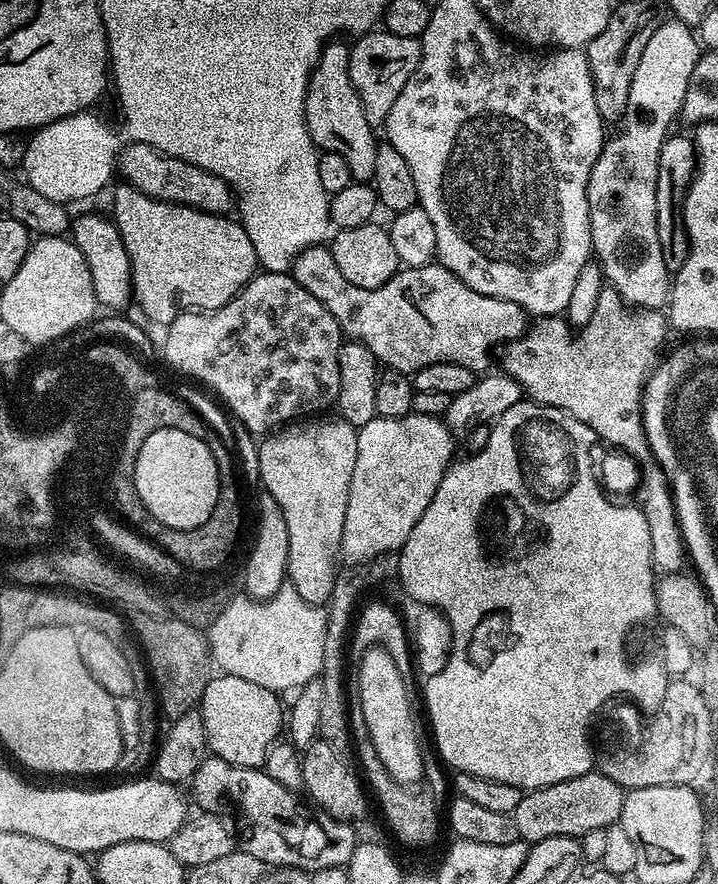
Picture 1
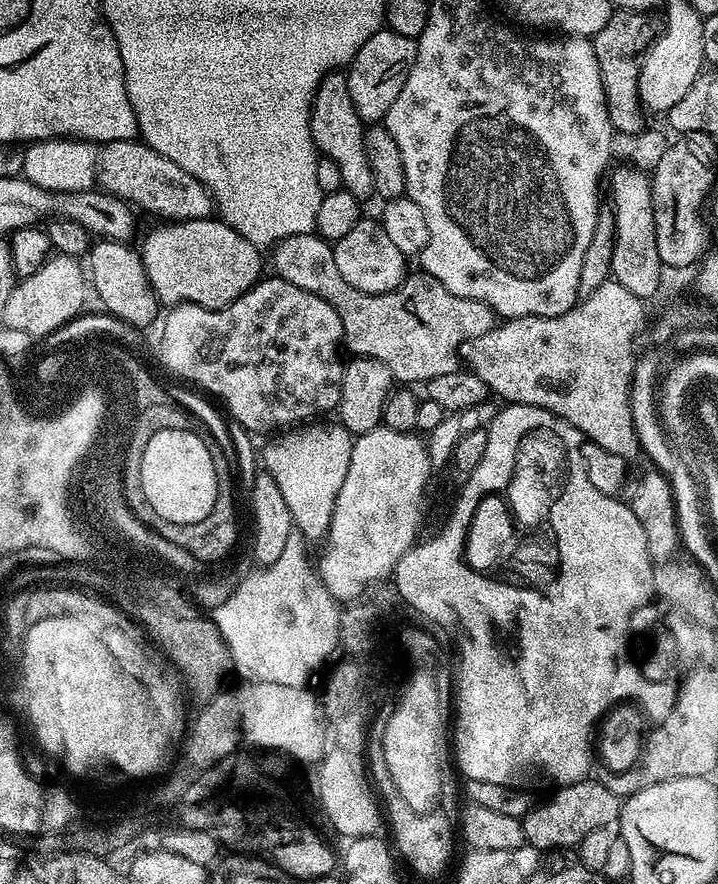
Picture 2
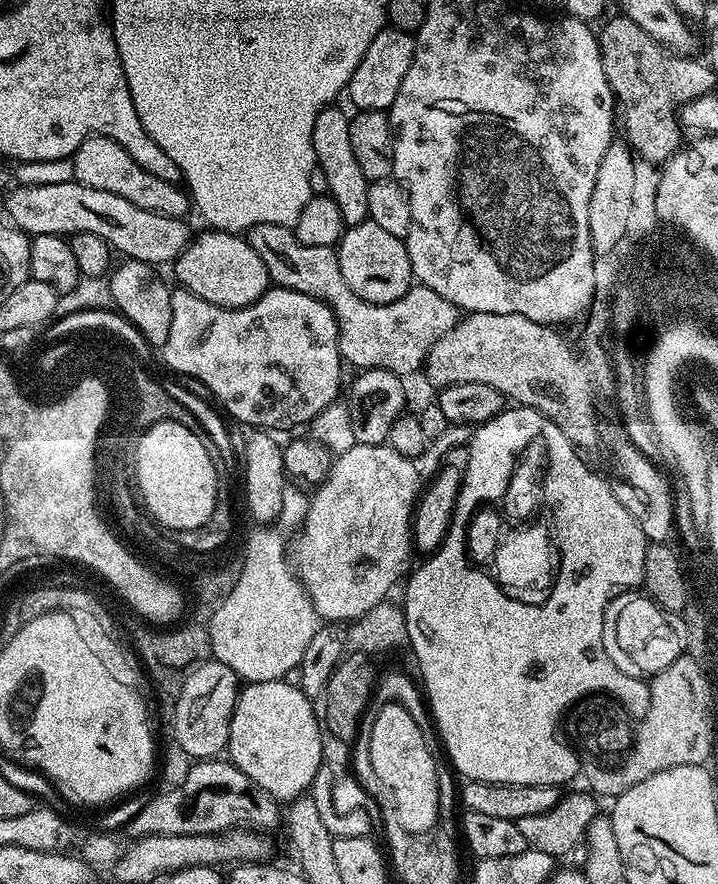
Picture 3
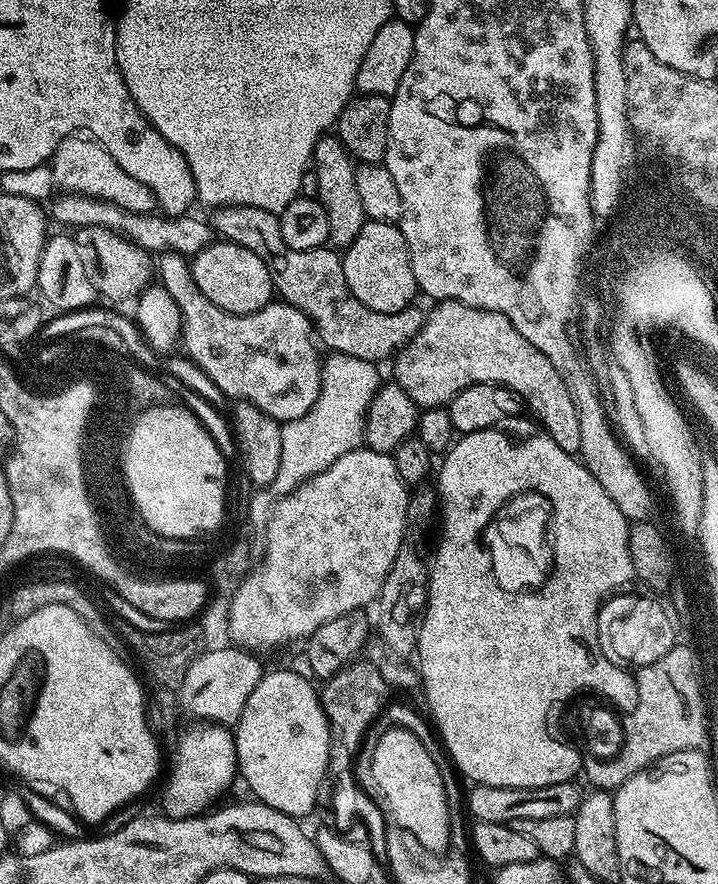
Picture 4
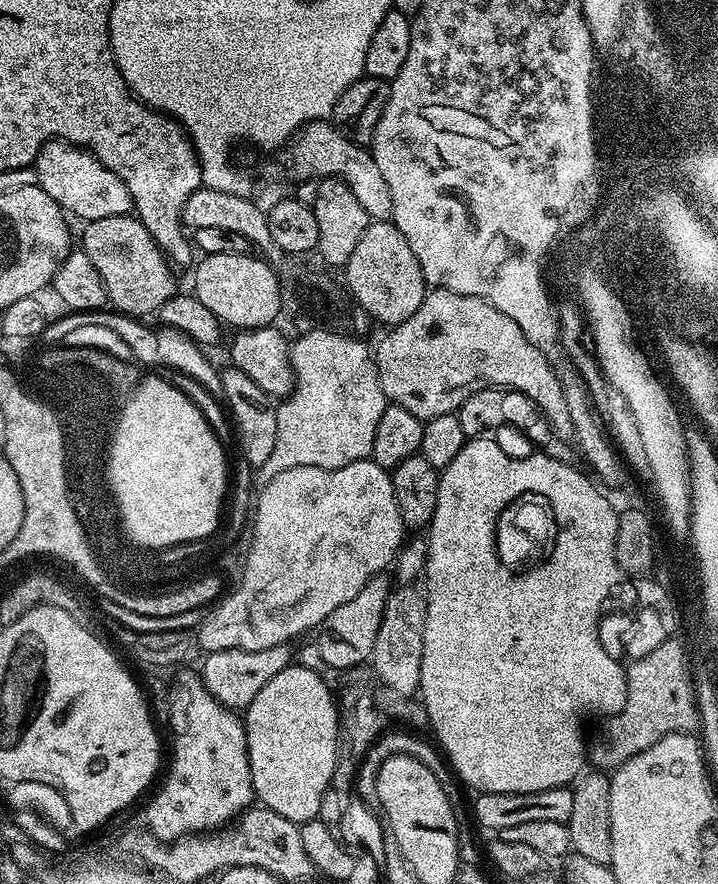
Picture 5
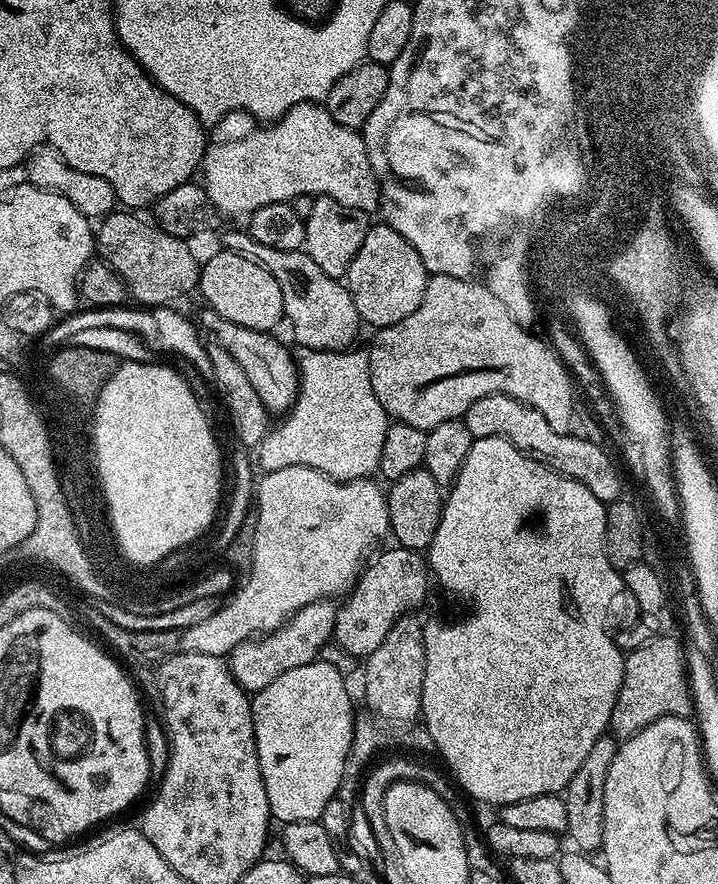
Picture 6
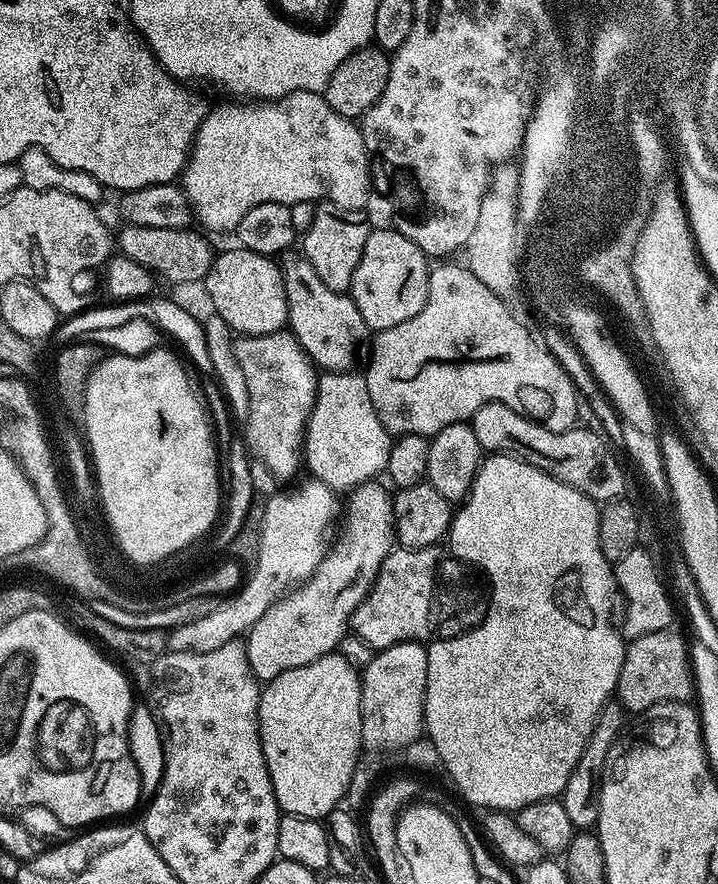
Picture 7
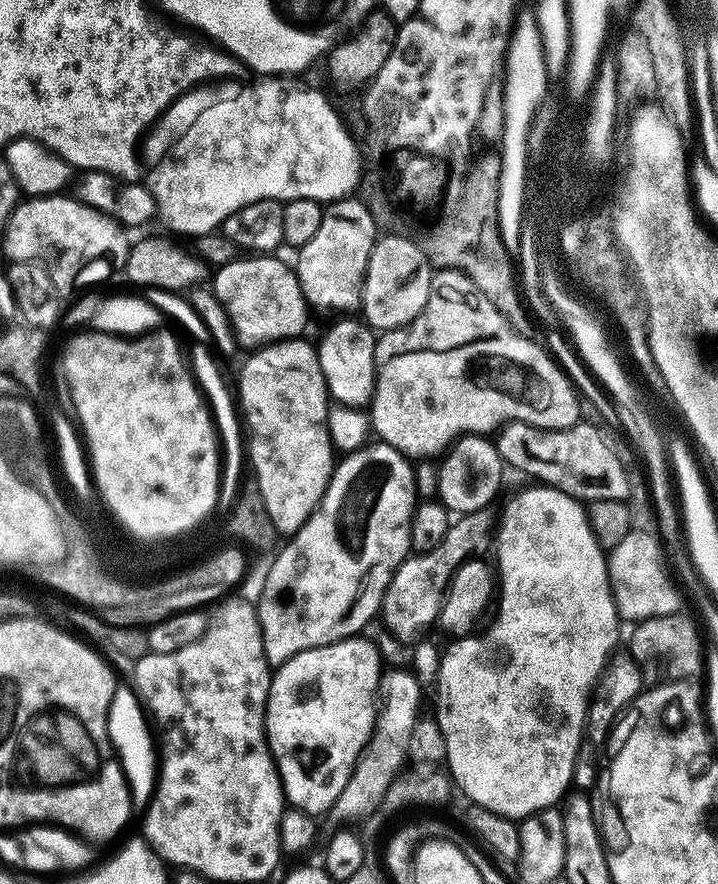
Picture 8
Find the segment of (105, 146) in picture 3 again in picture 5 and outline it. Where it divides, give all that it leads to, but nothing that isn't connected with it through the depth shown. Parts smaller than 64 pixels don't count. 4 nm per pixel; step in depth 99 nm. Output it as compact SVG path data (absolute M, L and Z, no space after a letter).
M59 138L48 140L36 155L34 167L39 188L46 190L46 194L50 194L50 198L54 198L54 202L58 202L69 217L77 216L80 222L114 218L115 215L126 216L133 211L126 182L122 182L114 170L102 166L95 154L78 144Z

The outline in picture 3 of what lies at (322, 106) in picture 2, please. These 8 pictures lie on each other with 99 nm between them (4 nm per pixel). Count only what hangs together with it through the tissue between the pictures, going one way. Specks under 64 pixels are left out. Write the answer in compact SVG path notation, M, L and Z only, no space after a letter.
M337 106L323 108L314 122L314 154L316 163L326 174L328 195L338 206L345 225L360 224L368 219L368 185L369 180L362 174L354 159L354 149L350 147L349 113L344 113Z

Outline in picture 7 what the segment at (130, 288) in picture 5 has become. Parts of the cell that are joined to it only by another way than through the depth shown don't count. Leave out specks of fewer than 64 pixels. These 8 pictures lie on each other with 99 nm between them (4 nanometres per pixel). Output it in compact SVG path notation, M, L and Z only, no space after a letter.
M127 225L122 230L121 236L118 236L118 246L121 253L149 271L160 275L162 278L164 276L172 282L186 284L203 281L216 257L216 252L212 250L209 242L200 233L194 231L194 228L134 227Z

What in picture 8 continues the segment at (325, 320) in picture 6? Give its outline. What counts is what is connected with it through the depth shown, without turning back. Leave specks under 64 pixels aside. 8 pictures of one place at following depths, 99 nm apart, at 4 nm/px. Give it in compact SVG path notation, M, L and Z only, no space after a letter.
M340 318L324 332L320 344L315 345L316 357L333 401L344 406L364 406L372 399L376 388L377 333L363 319Z

